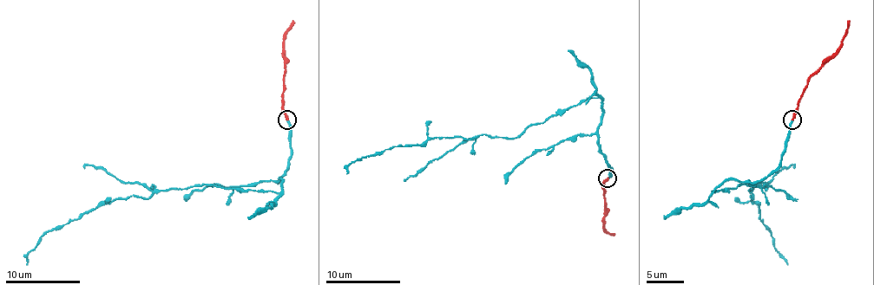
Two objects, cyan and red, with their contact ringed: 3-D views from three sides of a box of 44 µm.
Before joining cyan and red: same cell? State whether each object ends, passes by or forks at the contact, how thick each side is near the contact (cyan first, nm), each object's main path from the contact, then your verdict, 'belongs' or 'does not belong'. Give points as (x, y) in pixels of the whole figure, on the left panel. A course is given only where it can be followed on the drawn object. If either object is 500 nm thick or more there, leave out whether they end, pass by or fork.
cyan ends; red ends; calibres 240 and 280 nm; course cyan (286, 121), (290, 164), (279, 192), (209, 184), (115, 197), (50, 229), (26, 265); course red (286, 119), (283, 110), (285, 42), (286, 29), (294, 20); does not belong

